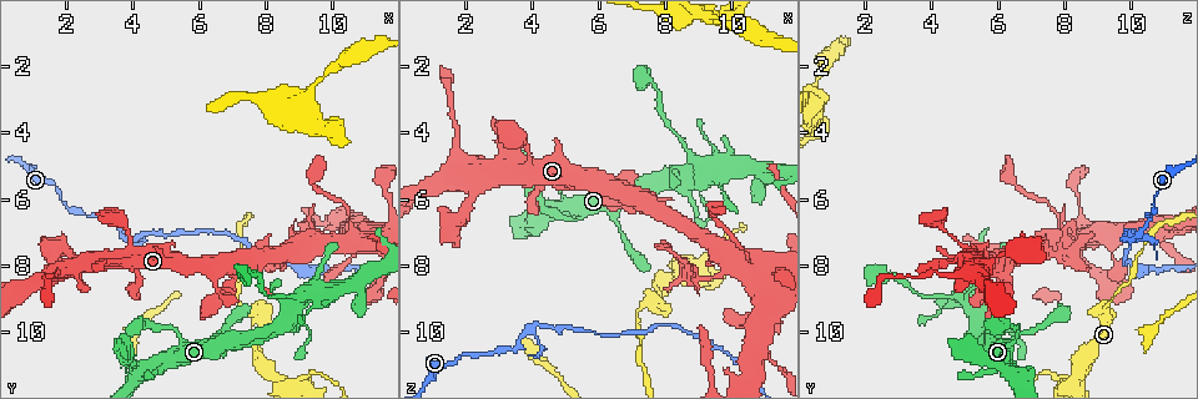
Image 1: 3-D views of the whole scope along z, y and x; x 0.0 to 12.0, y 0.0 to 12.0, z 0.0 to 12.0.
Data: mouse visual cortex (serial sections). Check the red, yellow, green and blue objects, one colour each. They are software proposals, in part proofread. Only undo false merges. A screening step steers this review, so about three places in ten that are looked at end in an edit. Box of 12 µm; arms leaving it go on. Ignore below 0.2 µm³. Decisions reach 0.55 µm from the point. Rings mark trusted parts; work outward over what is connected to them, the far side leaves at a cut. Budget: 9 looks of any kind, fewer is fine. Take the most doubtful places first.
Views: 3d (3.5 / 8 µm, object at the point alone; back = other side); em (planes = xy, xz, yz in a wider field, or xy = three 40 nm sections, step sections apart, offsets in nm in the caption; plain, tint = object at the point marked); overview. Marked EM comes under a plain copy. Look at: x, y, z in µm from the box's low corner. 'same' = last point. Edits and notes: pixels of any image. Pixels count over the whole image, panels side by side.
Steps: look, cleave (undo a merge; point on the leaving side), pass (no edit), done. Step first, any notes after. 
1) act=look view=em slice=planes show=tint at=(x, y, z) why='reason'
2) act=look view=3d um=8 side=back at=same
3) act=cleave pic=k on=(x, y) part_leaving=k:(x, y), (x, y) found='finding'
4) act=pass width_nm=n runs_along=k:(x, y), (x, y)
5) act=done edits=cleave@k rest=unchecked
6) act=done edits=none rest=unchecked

act=look view=3d um=8 at=(3.9, 7.2, 10.0) why='abrupt turn'

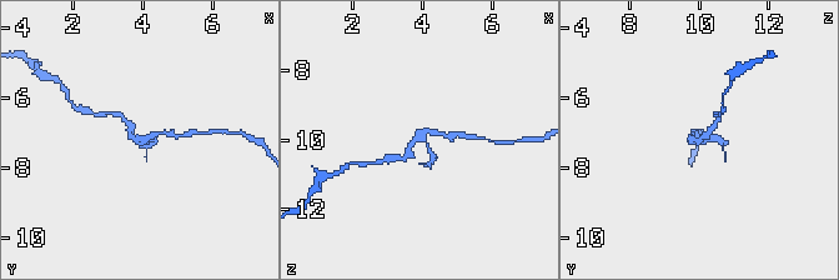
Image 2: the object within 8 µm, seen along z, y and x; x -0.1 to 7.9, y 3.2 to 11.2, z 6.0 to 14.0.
act=look view=3d um=3.5 at=(3.9, 7.2, 10.0) why='closer look'

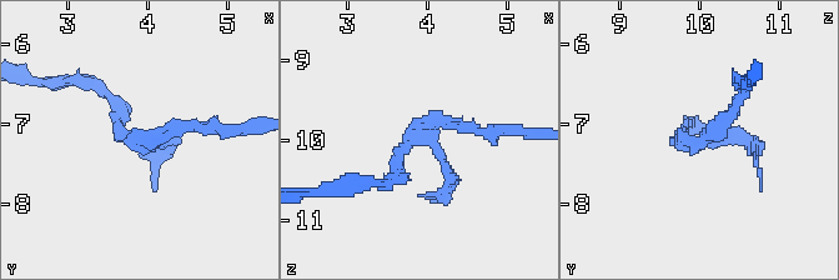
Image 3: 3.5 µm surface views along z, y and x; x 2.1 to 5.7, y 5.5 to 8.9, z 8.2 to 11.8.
act=pass runs_along=3:(382, 183), (440, 119), (490, 131) found='one cell here'

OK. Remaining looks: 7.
act=look view=3d um=3.5 at=(8.9, 9.4, 5.3) why='side arm on a straight run'

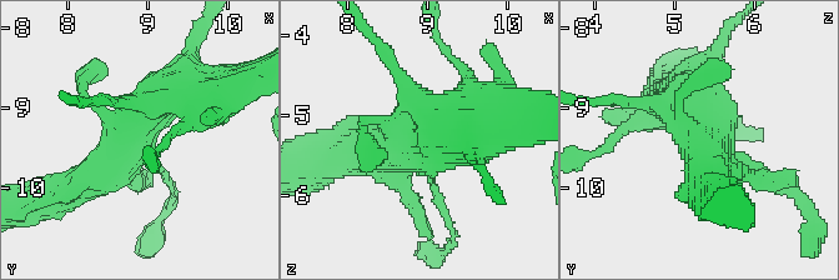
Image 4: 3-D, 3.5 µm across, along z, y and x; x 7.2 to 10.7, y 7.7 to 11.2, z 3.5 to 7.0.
act=look view=em slice=xy step=2 show=tint at=(8.85, 9.30, 5.35)

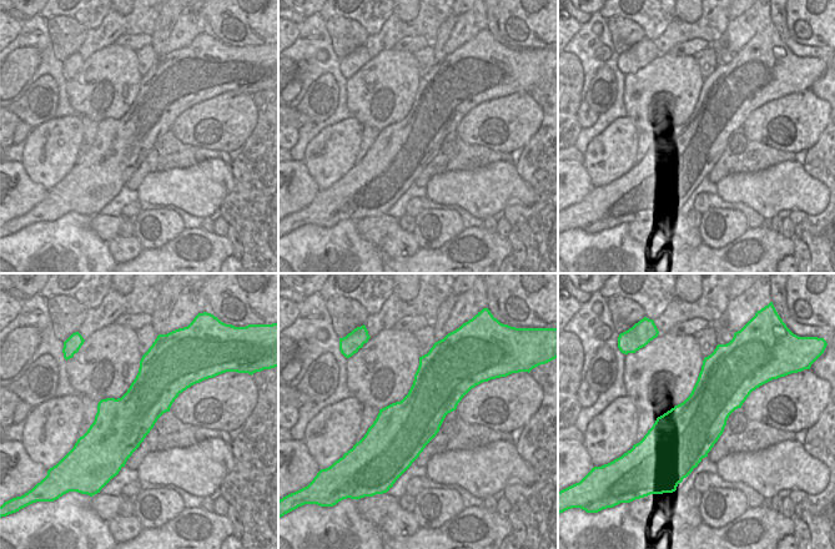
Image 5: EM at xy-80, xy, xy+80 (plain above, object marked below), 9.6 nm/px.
act=pass runs_along=4:(70, 188), (197, 84) found='continuous, no second cell'

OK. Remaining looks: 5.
act=look view=3d um=8 at=(7.2, 8.9, 9.5) why='thin neck'

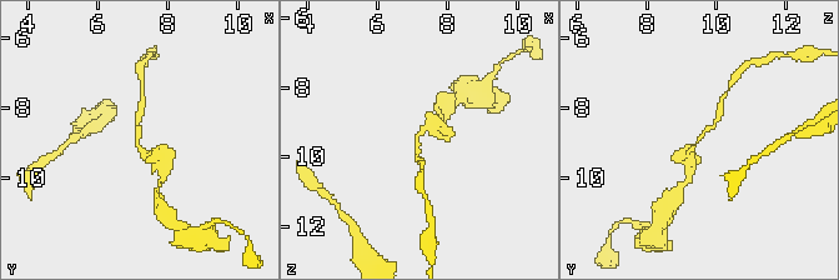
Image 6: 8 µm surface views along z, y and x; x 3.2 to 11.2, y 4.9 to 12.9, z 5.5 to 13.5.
act=look view=3d um=3.5 side=back at=(7.1, 8.9, 9.6)

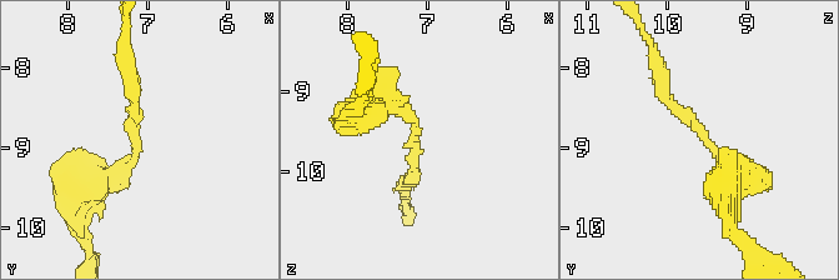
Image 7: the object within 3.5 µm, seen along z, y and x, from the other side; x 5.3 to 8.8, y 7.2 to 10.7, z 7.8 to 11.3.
act=look view=em slice=planes show=tint at=(7.15, 8.90, 9.50) why='shape alone is not enough'

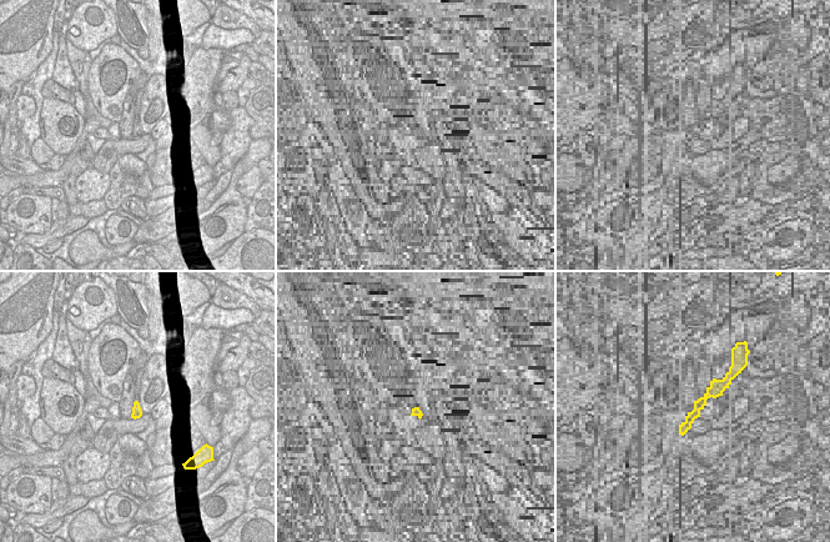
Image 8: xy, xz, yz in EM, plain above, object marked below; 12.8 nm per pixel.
act=pass runs_along=7:(726, 194), (732, 170), (659, 75) found='continuous, no second cell'

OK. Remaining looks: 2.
act=look view=3d um=8 at=(9.8, 7.2, 8.0) why='thin arm on a thick one'

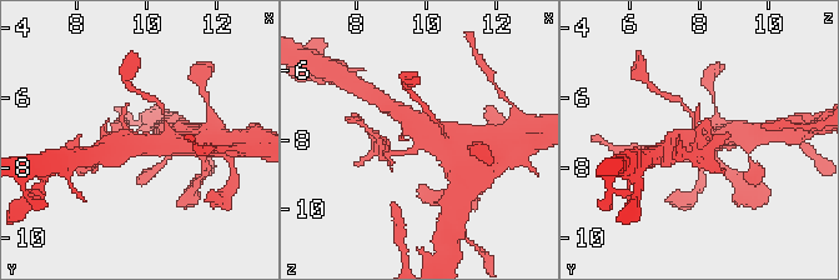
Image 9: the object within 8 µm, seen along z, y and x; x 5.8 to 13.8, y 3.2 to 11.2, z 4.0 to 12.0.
act=look view=em slice=xy step=3 show=tint at=(9.8, 7.2, 8.0) why='now the EM'

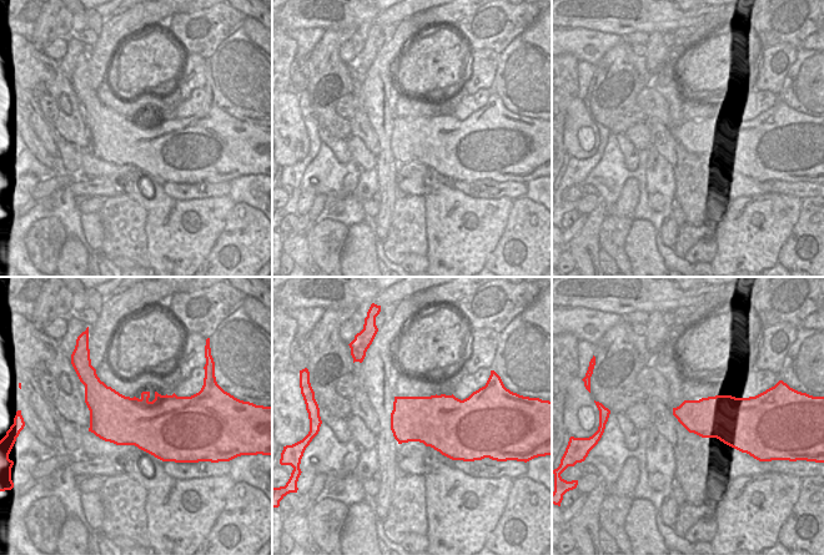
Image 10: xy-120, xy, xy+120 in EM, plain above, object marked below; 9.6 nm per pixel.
act=cleave pic=9 on=(387, 153) part_leaving=9:(411, 150), (386, 155), (375, 135) found='two cells meet here'

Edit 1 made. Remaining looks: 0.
act=done edits=cleave@9 rest=unchecked

